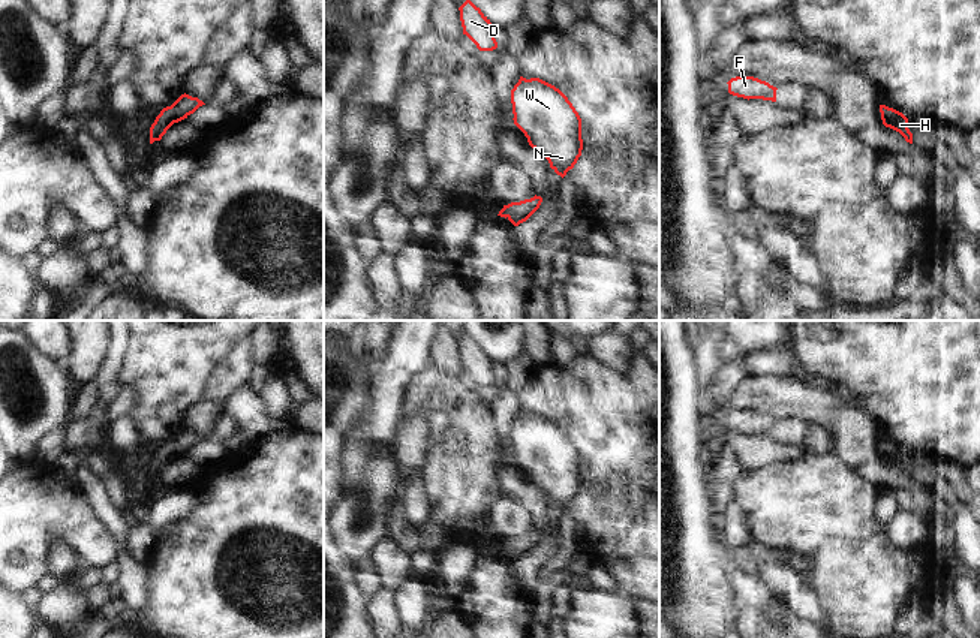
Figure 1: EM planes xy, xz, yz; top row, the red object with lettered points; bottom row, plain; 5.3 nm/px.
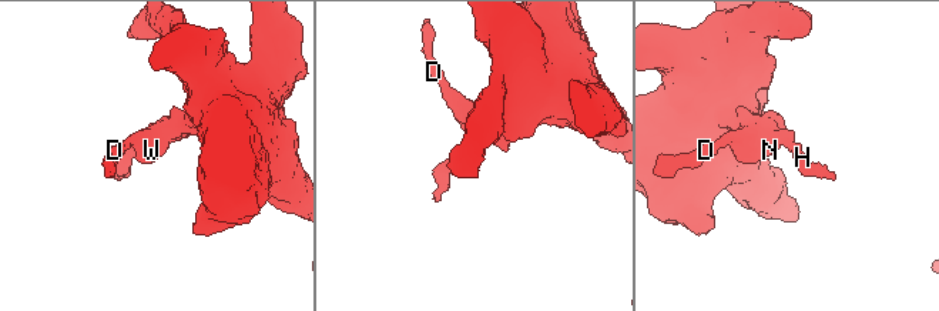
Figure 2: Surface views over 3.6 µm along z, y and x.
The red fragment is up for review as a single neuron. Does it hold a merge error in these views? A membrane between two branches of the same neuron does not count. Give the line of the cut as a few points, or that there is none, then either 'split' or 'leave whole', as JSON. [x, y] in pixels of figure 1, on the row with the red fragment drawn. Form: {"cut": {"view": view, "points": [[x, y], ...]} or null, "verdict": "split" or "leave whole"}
{"cut": null, "verdict": "leave whole"}

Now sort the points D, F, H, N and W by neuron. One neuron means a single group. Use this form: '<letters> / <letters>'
D F H N W

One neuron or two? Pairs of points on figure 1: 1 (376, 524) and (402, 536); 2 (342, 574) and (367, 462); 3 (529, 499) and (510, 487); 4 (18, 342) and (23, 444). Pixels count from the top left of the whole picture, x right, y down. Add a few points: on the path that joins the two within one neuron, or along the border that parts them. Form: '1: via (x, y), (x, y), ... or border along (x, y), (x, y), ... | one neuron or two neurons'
1: border along (391, 517), (390, 536) | two neurons
2: border along (339, 544), (357, 569) | two neurons
3: via (525, 494), (514, 487) | one neuron
4: via (30, 367), (44, 397), (44, 406), (35, 418) | one neuron

